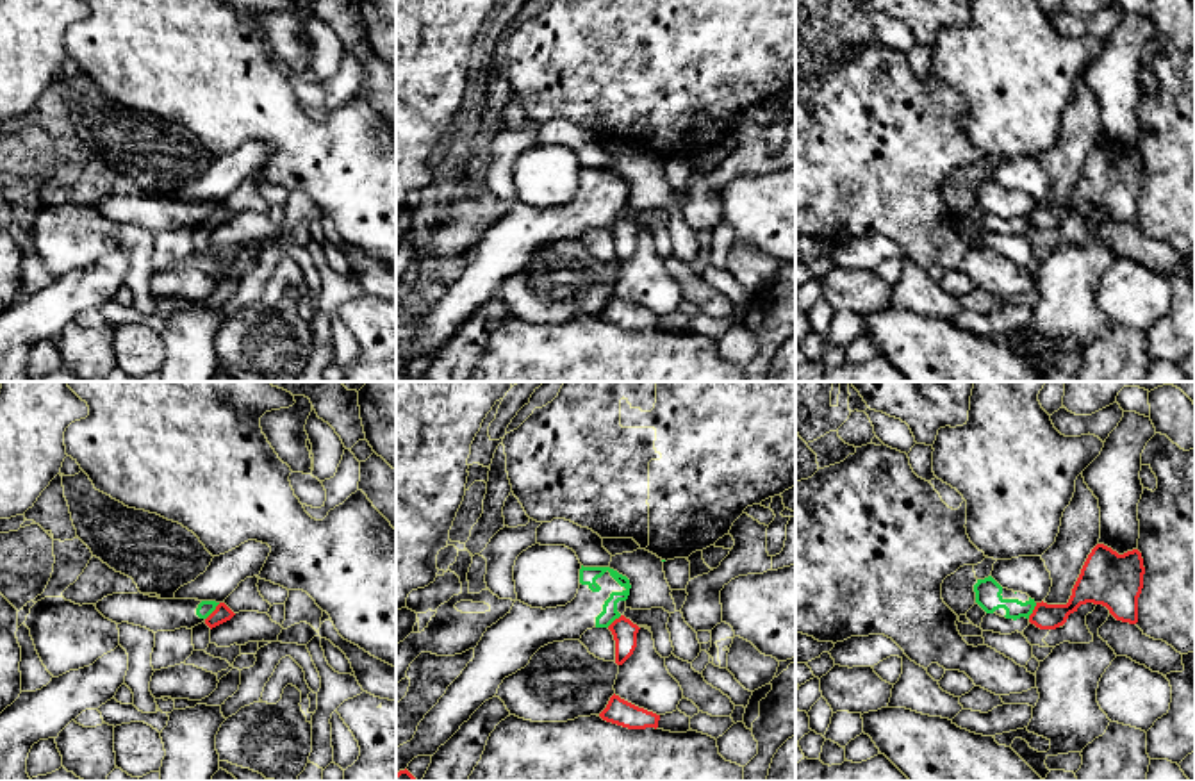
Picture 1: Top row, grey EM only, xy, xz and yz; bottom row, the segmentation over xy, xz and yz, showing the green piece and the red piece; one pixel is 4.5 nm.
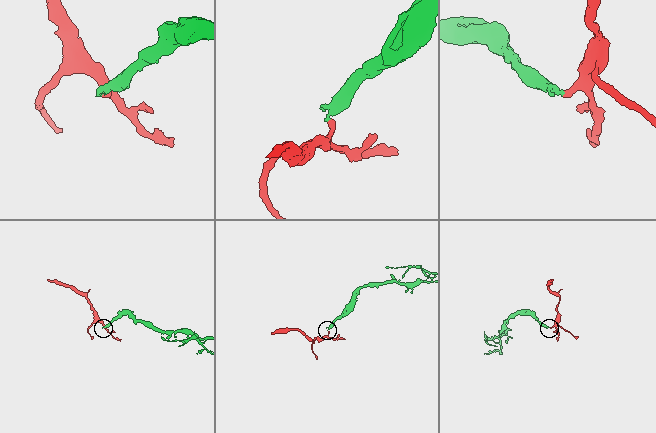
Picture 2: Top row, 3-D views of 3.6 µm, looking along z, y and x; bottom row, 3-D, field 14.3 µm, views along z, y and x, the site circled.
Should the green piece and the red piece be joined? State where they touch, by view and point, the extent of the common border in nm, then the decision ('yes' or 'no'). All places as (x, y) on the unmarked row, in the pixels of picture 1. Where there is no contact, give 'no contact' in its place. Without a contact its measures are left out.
meets green in xy at (213, 211); contact 100 nm long; no

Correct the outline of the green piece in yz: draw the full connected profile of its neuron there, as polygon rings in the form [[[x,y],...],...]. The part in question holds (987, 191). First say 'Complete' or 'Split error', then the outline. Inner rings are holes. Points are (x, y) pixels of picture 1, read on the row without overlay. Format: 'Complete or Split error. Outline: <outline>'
Split error. Outline: [[[992,177],[985,180],[977,180],[974,185],[976,193],[976,203],[986,212],[986,214],[997,214],[1006,219],[1020,219],[1033,214],[1036,203],[1027,194],[1013,193],[1008,189],[1002,189]]]

